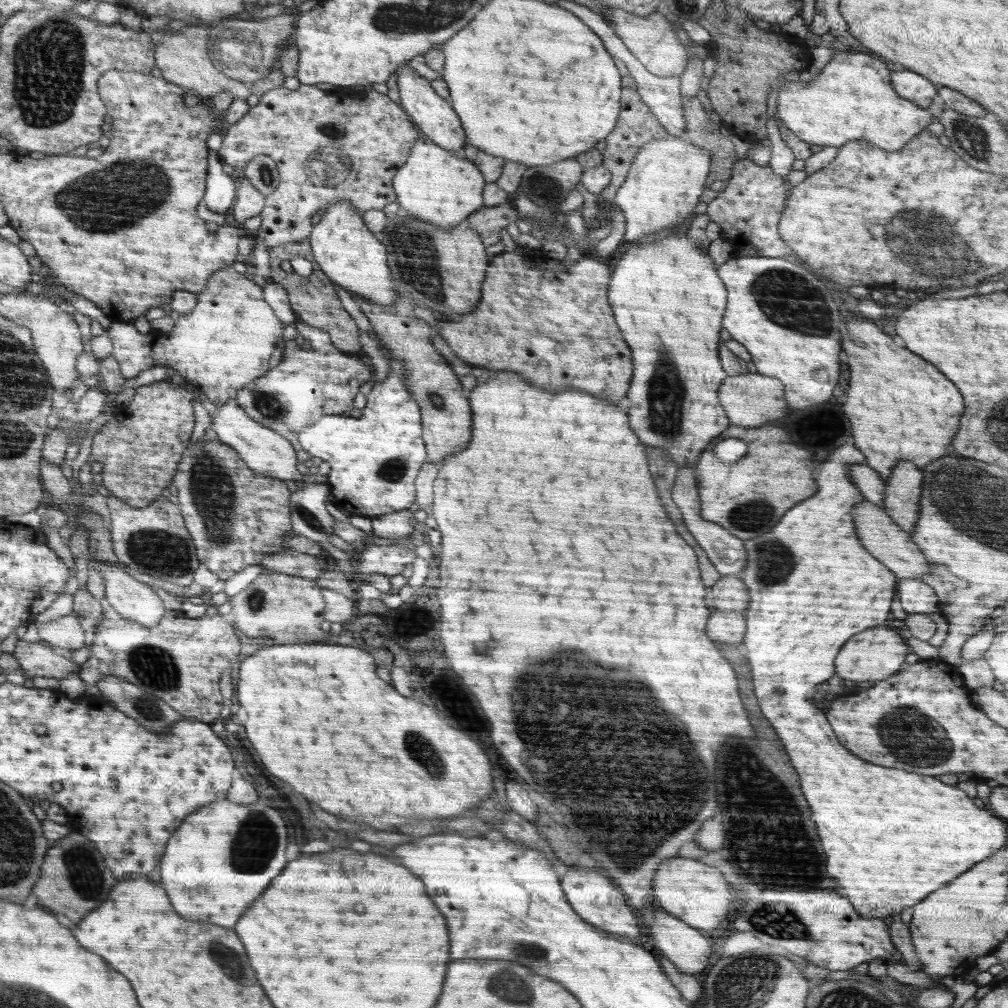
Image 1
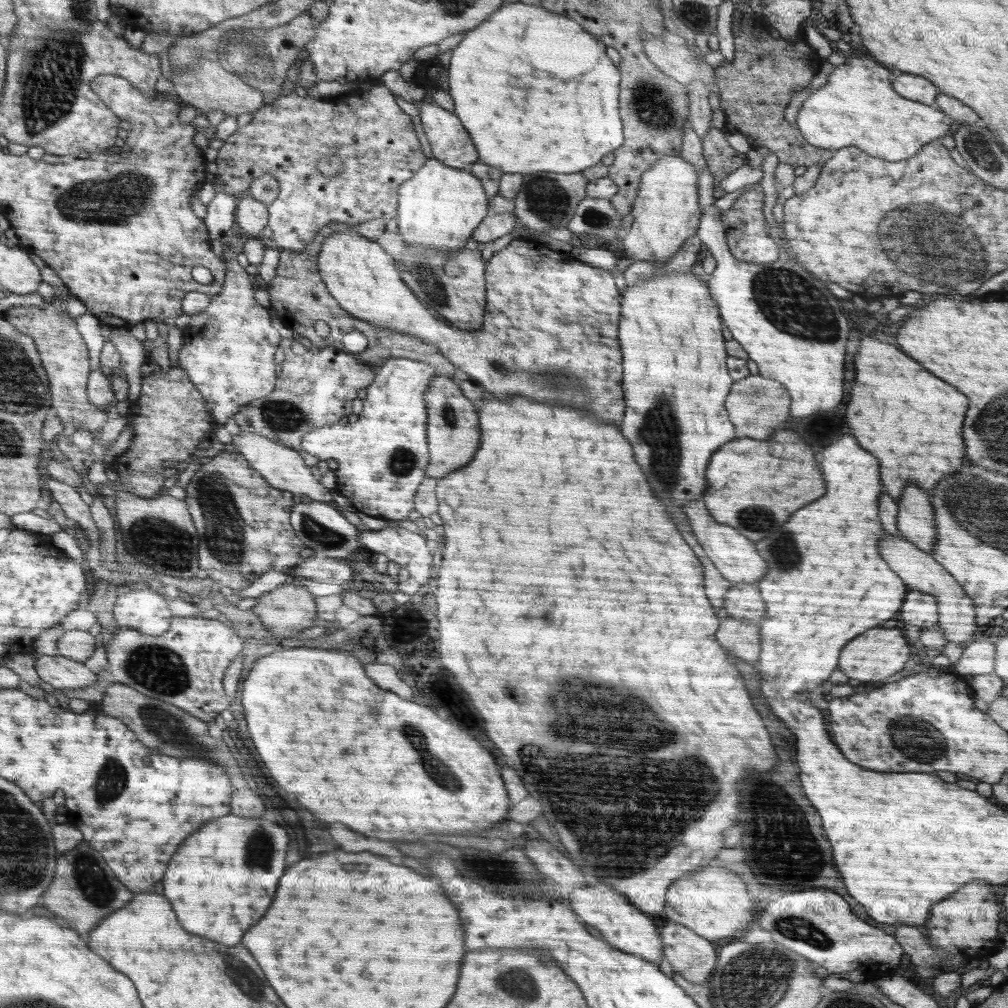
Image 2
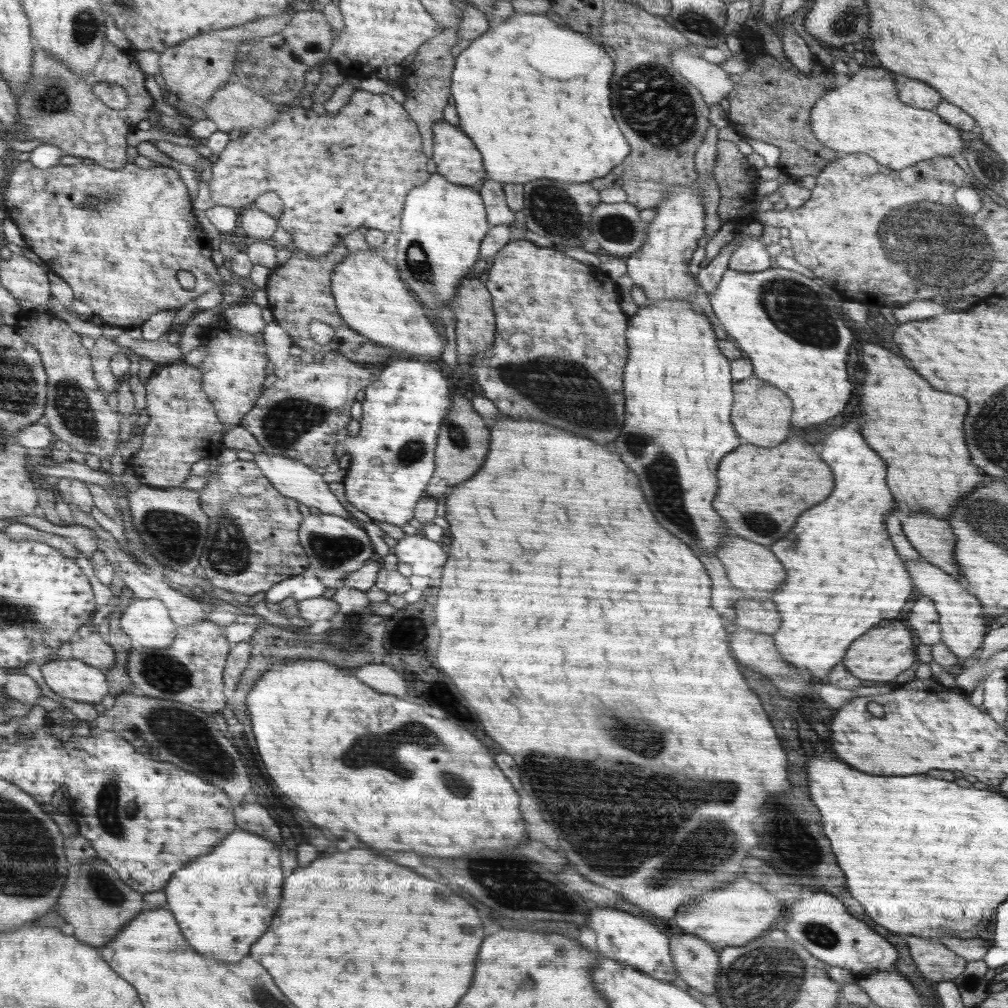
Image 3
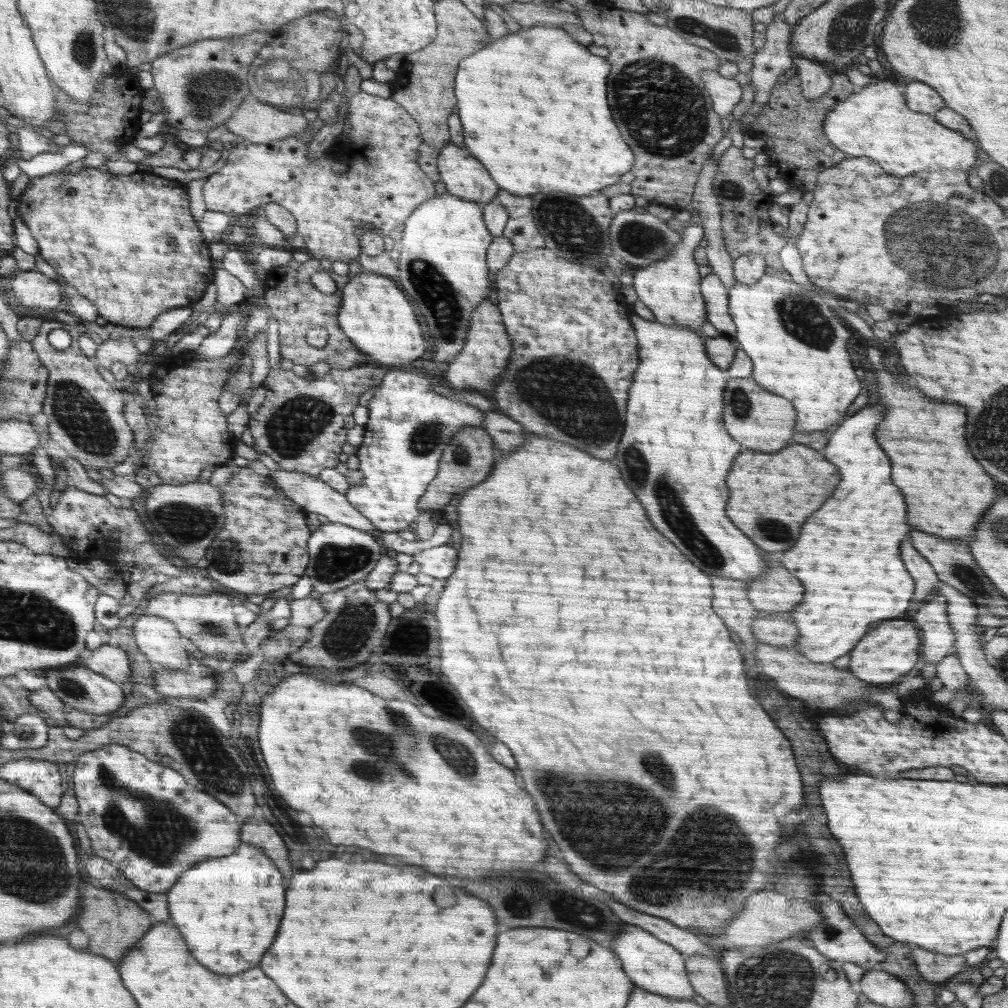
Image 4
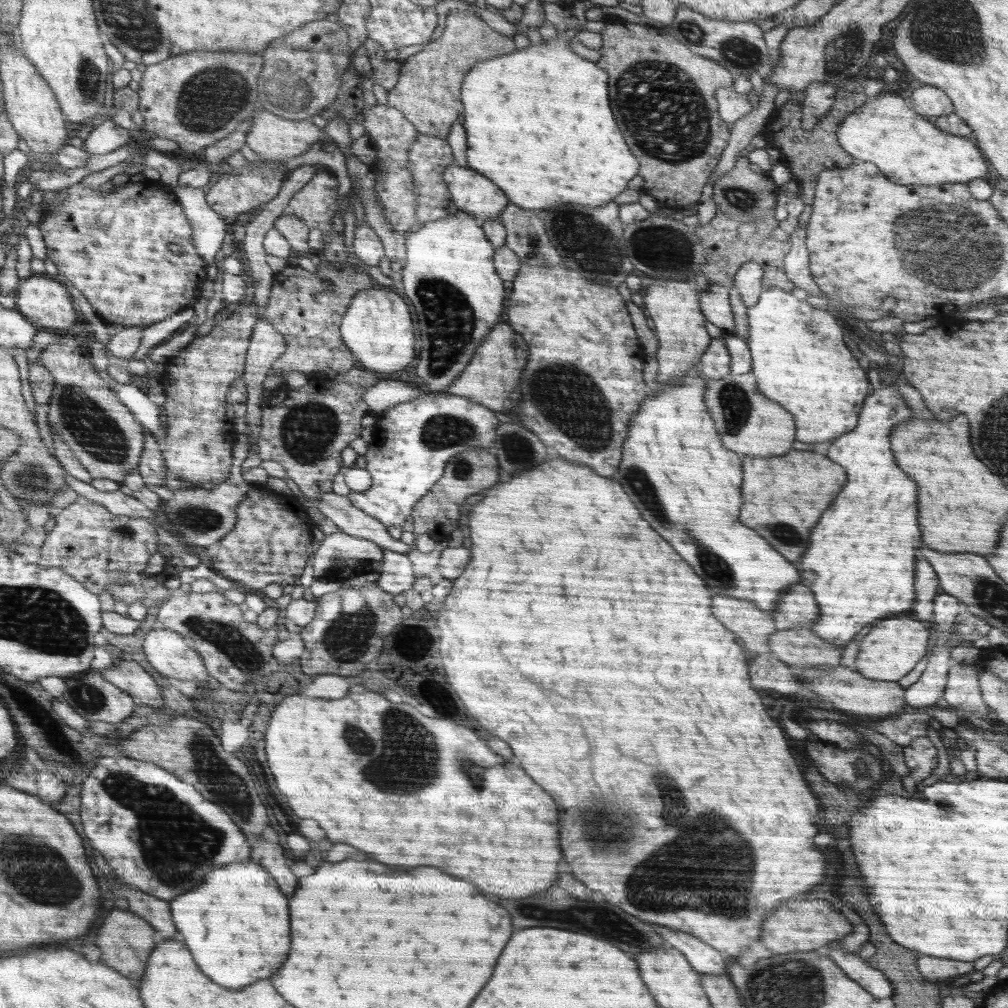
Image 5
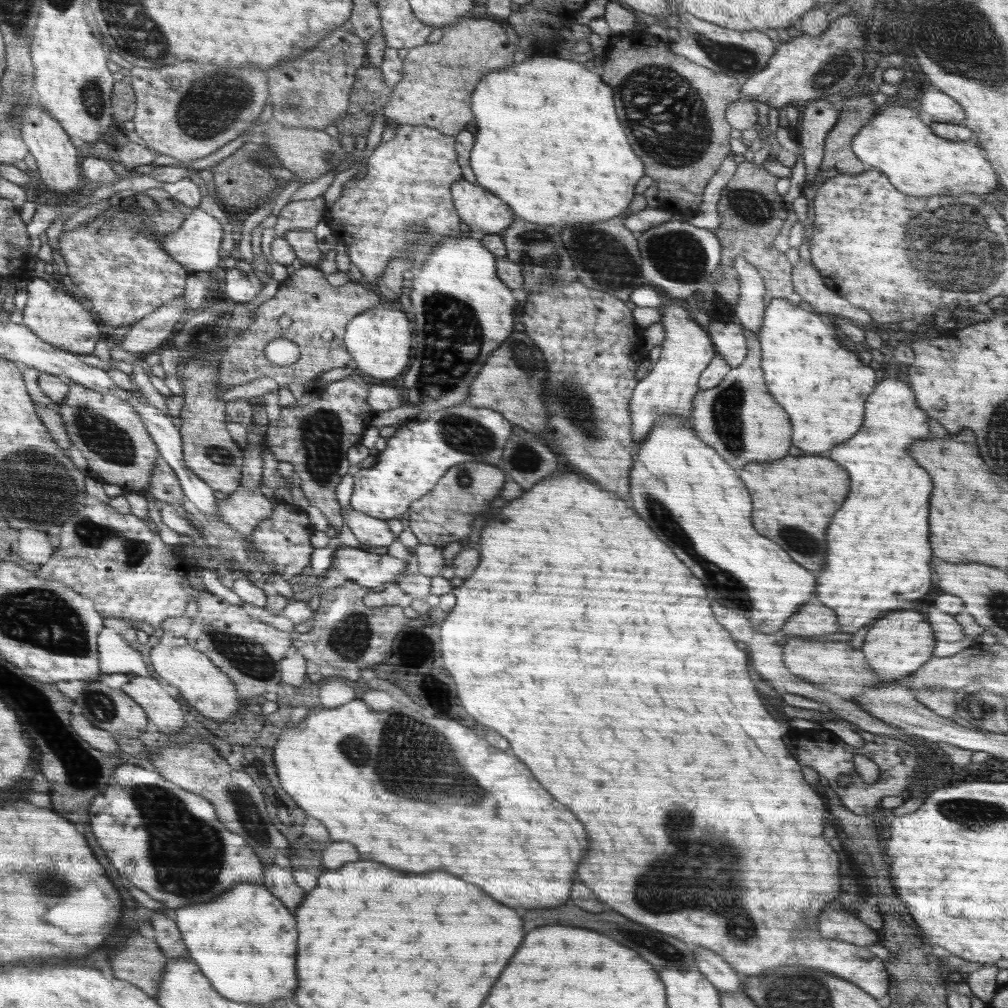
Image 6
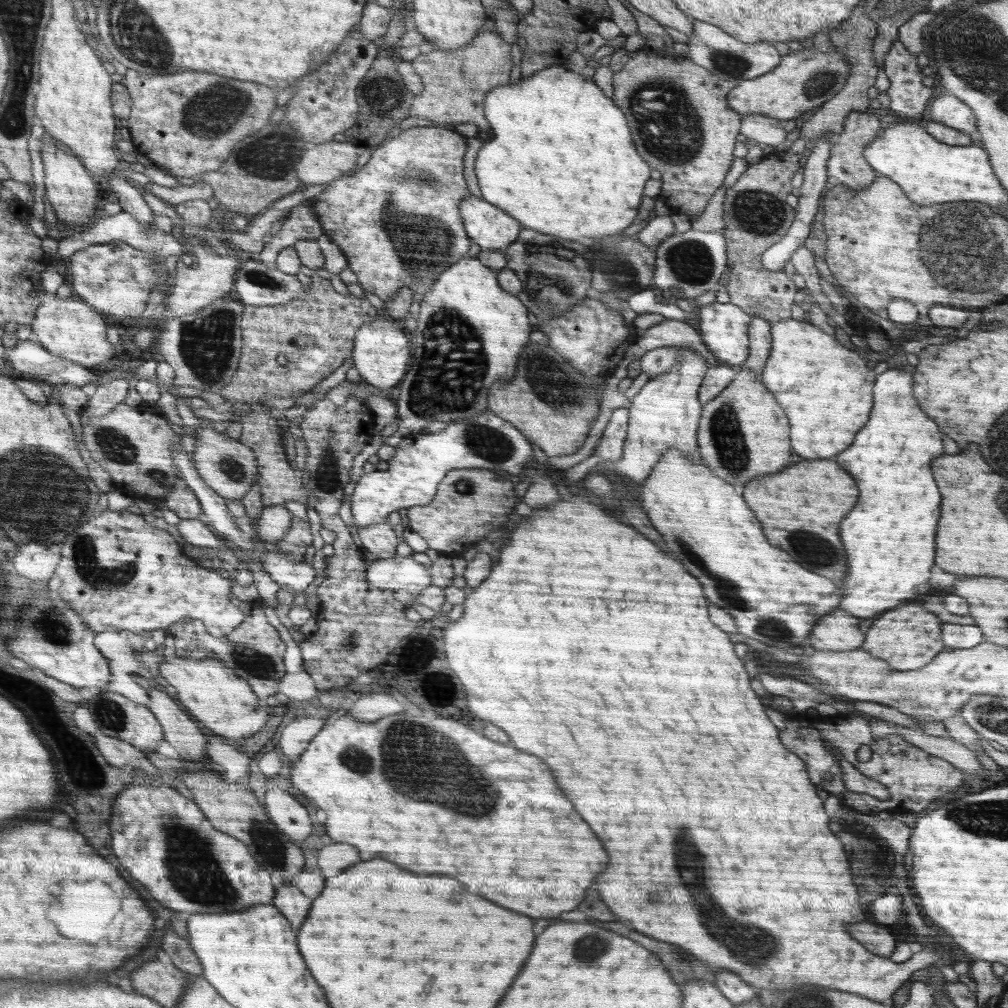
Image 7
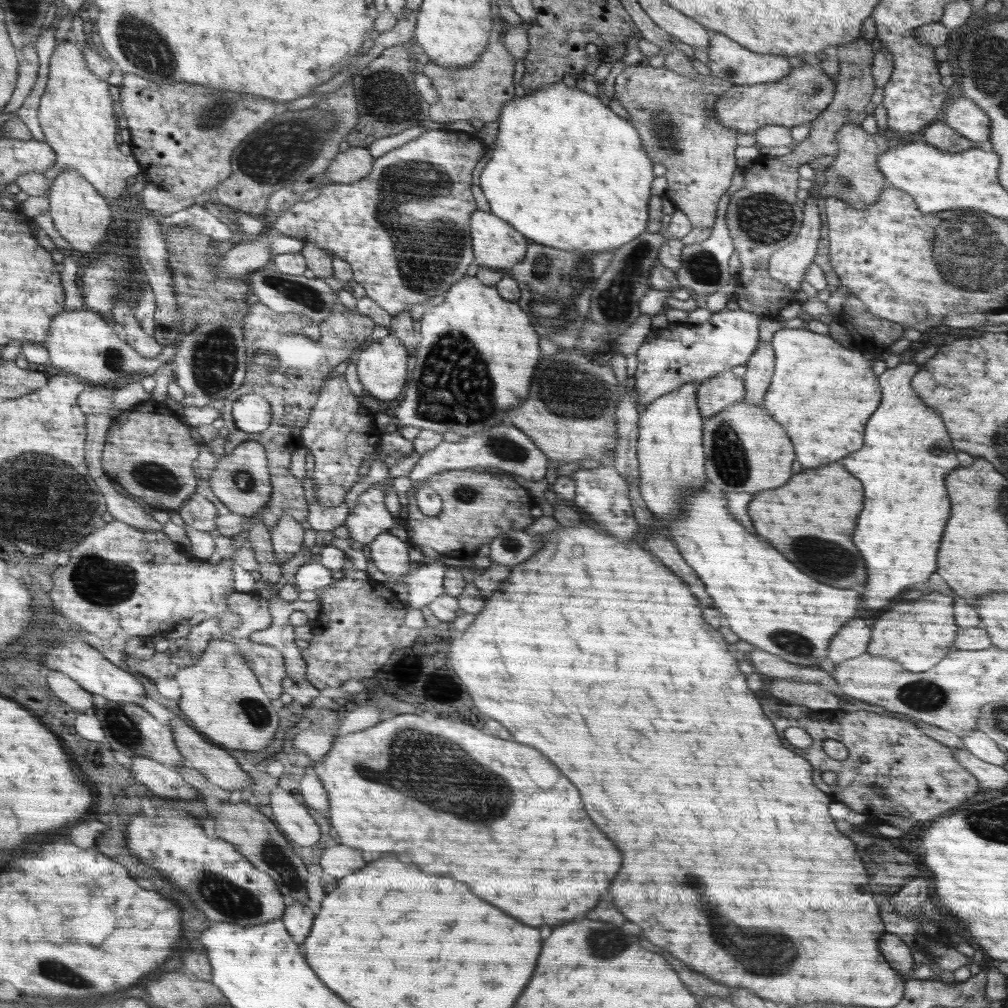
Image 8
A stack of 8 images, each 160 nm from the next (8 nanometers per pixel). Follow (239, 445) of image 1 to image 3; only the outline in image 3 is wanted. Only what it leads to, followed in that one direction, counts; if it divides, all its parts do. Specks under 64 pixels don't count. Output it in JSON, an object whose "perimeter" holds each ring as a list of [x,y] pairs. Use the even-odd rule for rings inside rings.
{"perimeter":[[[265,450],[262,453],[255,454],[254,462],[262,469],[263,475],[284,496],[299,500],[308,507],[315,506],[322,513],[336,514],[346,520],[360,522],[361,517],[354,510],[346,508],[343,502],[339,500],[339,497],[331,491],[330,484],[322,479],[323,472],[320,470],[312,469],[309,465],[305,465],[303,461],[294,460],[291,457],[280,454],[270,454],[269,452],[265,452]]]}

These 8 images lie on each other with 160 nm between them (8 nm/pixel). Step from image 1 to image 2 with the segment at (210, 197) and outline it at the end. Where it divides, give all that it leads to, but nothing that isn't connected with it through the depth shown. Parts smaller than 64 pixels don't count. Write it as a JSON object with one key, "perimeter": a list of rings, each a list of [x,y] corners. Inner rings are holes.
{"perimeter":[[[216,190],[214,199],[207,206],[207,227],[211,231],[212,240],[224,239],[227,230],[232,228],[235,222],[235,210],[239,197],[222,193]]]}

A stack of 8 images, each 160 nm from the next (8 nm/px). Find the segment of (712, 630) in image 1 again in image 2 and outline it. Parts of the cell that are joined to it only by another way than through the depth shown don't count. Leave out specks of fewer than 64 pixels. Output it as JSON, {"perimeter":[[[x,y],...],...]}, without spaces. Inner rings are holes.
{"perimeter":[[[723,615],[716,632],[716,640],[734,656],[746,662],[758,662],[760,656],[760,629],[745,619]]]}

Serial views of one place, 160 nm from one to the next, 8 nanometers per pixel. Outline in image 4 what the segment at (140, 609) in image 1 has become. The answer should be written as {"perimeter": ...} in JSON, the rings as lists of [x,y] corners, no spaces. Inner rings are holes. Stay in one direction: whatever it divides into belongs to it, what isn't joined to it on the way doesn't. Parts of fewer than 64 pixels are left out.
{"perimeter":[[[144,610],[134,623],[134,638],[152,664],[172,670],[188,670],[191,666],[185,649],[186,641],[171,620],[148,615]]]}

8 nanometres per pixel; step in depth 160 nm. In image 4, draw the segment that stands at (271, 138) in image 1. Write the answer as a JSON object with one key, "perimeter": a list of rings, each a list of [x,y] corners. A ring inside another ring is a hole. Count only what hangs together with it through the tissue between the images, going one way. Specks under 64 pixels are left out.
{"perimeter":[[[360,91],[350,100],[350,134],[328,148],[318,159],[308,159],[308,145],[312,140],[314,122],[308,122],[308,129],[302,135],[294,135],[268,144],[240,139],[233,143],[232,151],[224,166],[212,173],[204,182],[204,202],[207,210],[225,212],[231,216],[248,214],[253,209],[260,210],[268,203],[275,203],[288,209],[295,216],[297,232],[305,240],[305,250],[319,261],[358,262],[361,253],[359,239],[354,230],[365,225],[374,225],[389,244],[403,238],[407,220],[420,205],[438,194],[438,186],[419,167],[419,151],[423,134],[411,113],[396,101],[380,96],[372,96]]]}

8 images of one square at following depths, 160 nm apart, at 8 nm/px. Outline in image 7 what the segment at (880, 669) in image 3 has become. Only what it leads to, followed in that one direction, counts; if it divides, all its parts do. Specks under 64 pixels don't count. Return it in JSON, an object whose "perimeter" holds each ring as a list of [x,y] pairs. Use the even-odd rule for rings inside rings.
{"perimeter":[[[908,604],[880,616],[866,632],[866,642],[862,644],[862,648],[868,654],[886,660],[894,671],[912,671],[916,668],[924,668],[936,654],[944,650],[940,632],[942,628],[940,628],[938,616],[934,616],[932,612],[926,612],[916,604]]]}

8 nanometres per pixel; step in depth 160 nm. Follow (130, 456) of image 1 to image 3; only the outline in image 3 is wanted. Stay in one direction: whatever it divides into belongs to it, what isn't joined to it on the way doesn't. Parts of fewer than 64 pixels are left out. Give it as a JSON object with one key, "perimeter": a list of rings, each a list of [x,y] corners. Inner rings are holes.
{"perimeter":[[[186,362],[168,364],[148,379],[145,388],[150,420],[144,427],[140,450],[126,463],[142,486],[180,487],[194,462],[220,453],[225,426],[203,391],[203,373],[198,367]]]}

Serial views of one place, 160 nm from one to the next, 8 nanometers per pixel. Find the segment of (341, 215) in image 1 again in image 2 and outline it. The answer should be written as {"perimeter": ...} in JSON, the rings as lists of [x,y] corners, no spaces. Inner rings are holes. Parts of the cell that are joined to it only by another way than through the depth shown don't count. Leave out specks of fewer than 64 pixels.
{"perimeter":[[[351,226],[337,228],[334,235],[324,237],[319,267],[328,292],[352,316],[436,345],[452,364],[469,375],[470,380],[498,400],[528,396],[530,400],[544,400],[544,404],[572,404],[574,408],[584,408],[584,412],[596,412],[602,420],[620,422],[625,402],[621,381],[623,354],[619,343],[620,292],[614,284],[612,271],[580,262],[569,253],[552,250],[535,240],[515,238],[488,260],[488,302],[483,327],[463,330],[428,314],[400,278],[401,272],[396,270],[394,260],[376,242],[355,232]]]}

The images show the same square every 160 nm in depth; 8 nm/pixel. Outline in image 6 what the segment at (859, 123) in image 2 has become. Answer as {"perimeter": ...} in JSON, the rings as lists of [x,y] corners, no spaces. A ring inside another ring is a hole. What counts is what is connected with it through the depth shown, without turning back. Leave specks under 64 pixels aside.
{"perimeter":[[[885,104],[880,107],[872,119],[860,129],[860,132],[856,133],[856,137],[851,142],[851,149],[858,160],[869,168],[881,170],[896,190],[910,196],[934,196],[935,194],[958,196],[968,193],[993,198],[993,192],[998,188],[998,176],[994,174],[992,165],[982,148],[972,146],[965,141],[952,142],[952,140],[936,136],[931,131],[931,127],[920,120],[918,111],[904,104]]]}

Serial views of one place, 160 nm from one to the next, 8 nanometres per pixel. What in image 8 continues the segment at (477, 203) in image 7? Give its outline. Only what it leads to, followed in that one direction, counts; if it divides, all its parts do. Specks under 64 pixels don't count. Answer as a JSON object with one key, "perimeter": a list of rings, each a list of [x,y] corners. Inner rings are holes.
{"perimeter":[[[479,210],[471,216],[471,239],[475,243],[476,264],[506,270],[506,272],[525,257],[530,246],[523,233],[491,211]]]}

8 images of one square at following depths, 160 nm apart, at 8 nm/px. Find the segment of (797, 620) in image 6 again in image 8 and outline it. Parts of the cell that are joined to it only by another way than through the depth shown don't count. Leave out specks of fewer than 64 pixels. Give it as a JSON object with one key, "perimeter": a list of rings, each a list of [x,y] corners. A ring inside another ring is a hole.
{"perimeter":[[[856,618],[839,630],[840,632],[835,633],[836,636],[832,637],[827,648],[827,657],[832,662],[840,664],[867,652],[870,628],[866,626],[864,620]]]}

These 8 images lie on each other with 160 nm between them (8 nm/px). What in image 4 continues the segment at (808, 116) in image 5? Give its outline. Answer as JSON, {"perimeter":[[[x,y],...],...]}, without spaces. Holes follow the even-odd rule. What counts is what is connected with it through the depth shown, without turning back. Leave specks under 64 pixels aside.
{"perimeter":[[[791,55],[794,72],[800,80],[802,97],[816,99],[824,96],[832,87],[830,74],[819,64],[798,55]]]}

